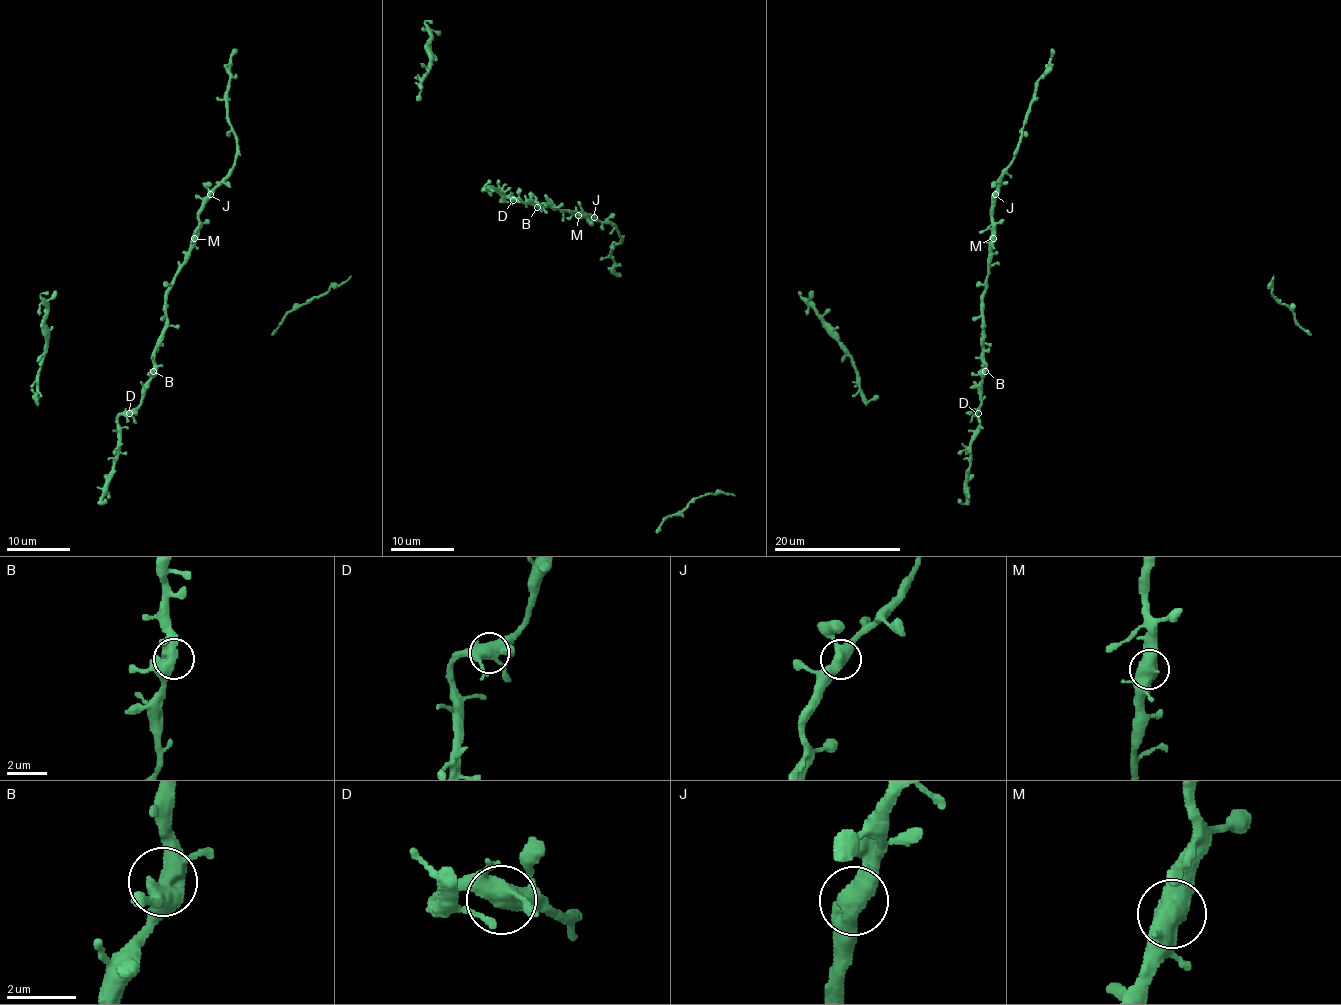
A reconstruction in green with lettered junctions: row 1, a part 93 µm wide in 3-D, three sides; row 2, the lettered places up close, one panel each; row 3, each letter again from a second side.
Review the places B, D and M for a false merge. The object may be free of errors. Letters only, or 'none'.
none

